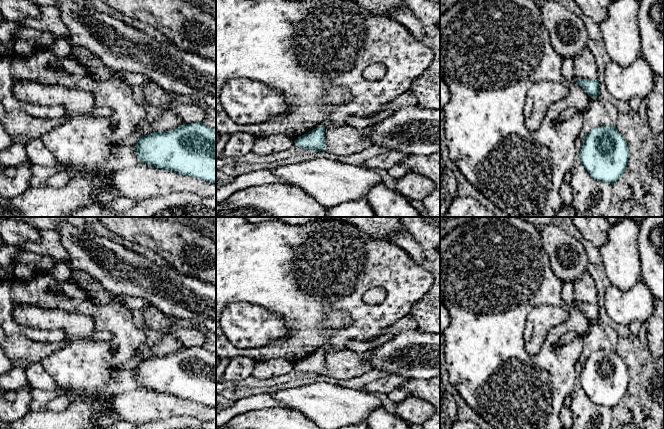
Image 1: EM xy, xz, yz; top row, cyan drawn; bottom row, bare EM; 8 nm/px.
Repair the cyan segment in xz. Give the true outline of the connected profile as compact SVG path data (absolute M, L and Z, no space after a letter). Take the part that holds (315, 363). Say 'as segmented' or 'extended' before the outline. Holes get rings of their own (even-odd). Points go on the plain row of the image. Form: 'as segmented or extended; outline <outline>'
as segmented; outline M320 349L305 359L295 363L295 369L314 375L326 375L325 351Z

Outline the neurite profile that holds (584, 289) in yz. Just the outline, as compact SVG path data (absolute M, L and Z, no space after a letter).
M587 271L573 283L573 298L575 303L598 303L595 281Z

